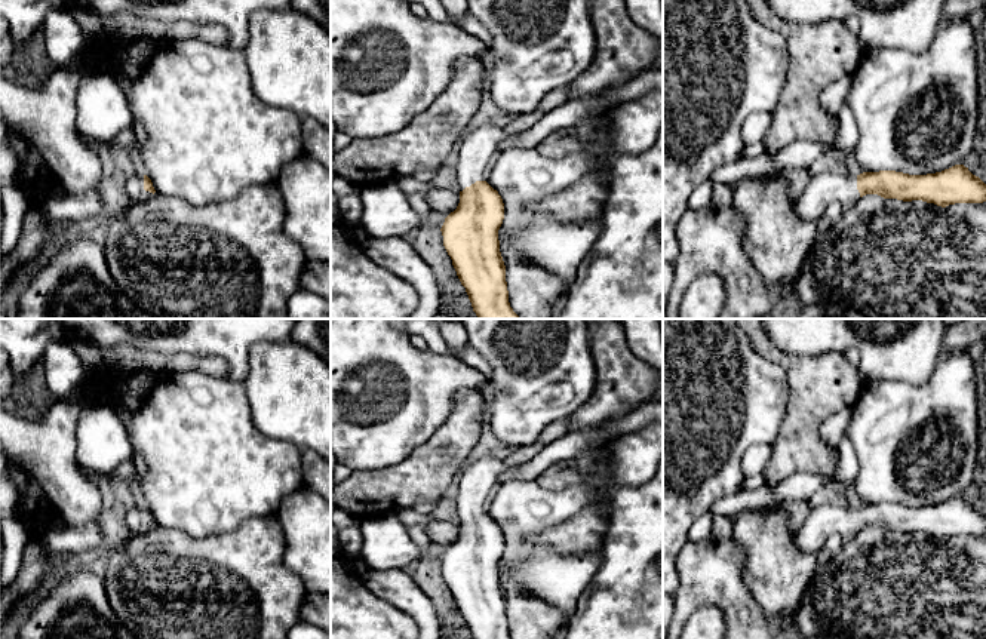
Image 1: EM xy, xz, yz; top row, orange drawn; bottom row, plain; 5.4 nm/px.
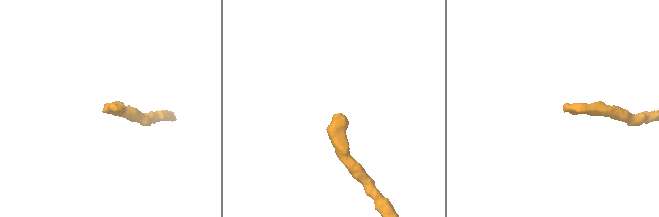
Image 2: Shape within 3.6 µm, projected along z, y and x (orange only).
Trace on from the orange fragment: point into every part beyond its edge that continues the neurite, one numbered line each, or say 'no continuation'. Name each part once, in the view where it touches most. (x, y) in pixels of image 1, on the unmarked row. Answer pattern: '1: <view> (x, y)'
1: xz (478, 482)

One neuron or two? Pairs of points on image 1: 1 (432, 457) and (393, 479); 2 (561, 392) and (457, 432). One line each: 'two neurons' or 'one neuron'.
1: one neuron
2: two neurons

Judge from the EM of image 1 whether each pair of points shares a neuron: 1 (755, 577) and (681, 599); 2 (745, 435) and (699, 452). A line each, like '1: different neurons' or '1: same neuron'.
1: different neurons
2: same neuron

